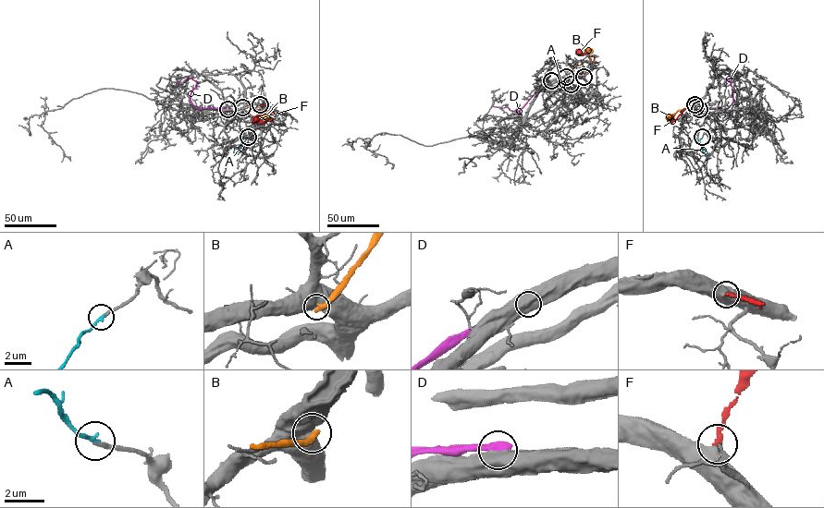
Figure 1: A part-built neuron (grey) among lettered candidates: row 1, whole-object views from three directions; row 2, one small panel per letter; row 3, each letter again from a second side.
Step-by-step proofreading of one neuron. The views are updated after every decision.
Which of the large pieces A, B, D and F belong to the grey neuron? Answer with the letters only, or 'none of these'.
F

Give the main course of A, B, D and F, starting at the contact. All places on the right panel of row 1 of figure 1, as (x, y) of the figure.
A: (702, 137), (700, 145), (707, 153), (700, 149)
B: (695, 107), (687, 106), (666, 118)
D: (699, 109), (727, 109), (731, 104), (732, 92), (730, 78), (724, 84)
F: (695, 104), (685, 108), (672, 121), (668, 118)

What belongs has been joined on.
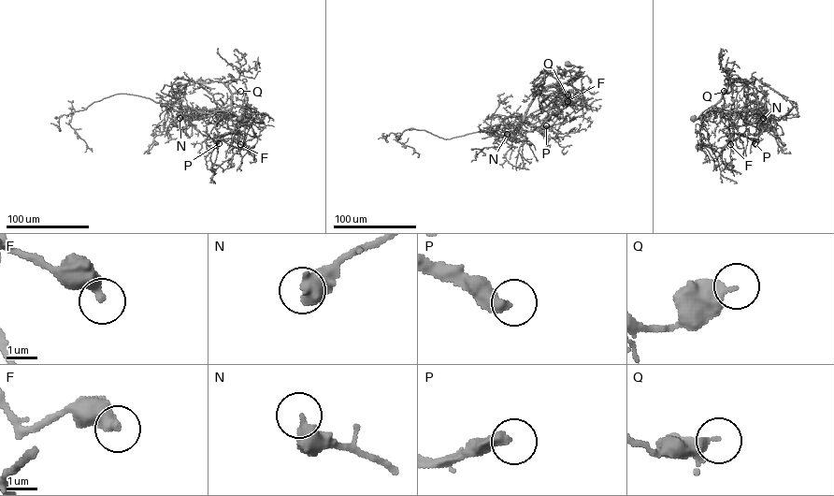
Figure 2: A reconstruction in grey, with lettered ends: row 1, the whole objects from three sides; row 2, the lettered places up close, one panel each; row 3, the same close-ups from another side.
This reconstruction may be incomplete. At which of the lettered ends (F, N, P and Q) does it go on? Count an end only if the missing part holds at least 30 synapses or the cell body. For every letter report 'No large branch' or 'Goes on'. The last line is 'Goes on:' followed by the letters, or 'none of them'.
F: No large branch
N: No large branch
P: Goes on
Q: No large branch
Goes on: P

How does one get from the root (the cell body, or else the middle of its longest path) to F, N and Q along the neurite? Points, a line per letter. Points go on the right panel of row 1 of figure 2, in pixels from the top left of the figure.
F: (694, 118), (696, 120), (709, 108), (722, 110), (733, 124), (734, 136), (730, 144)
N: (694, 118), (696, 120), (712, 106), (713, 110), (726, 113), (761, 109), (765, 114), (763, 118)
Q: (694, 118), (696, 120), (709, 108), (714, 107), (724, 91)

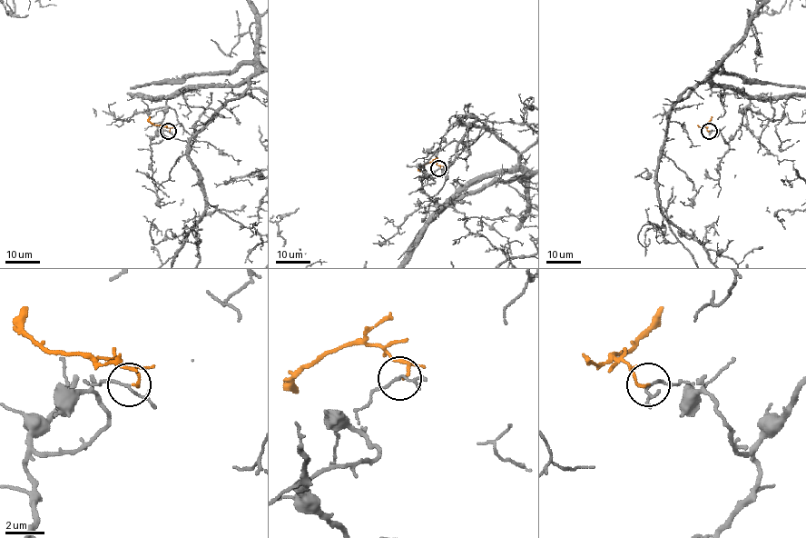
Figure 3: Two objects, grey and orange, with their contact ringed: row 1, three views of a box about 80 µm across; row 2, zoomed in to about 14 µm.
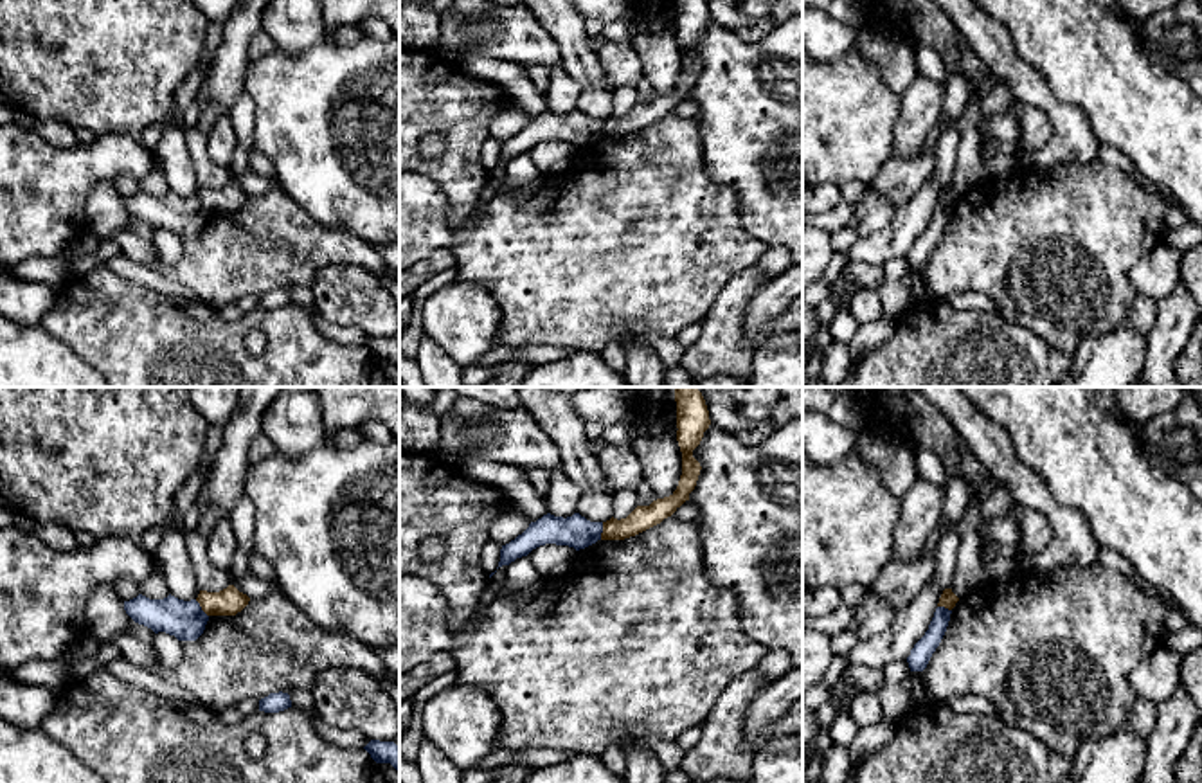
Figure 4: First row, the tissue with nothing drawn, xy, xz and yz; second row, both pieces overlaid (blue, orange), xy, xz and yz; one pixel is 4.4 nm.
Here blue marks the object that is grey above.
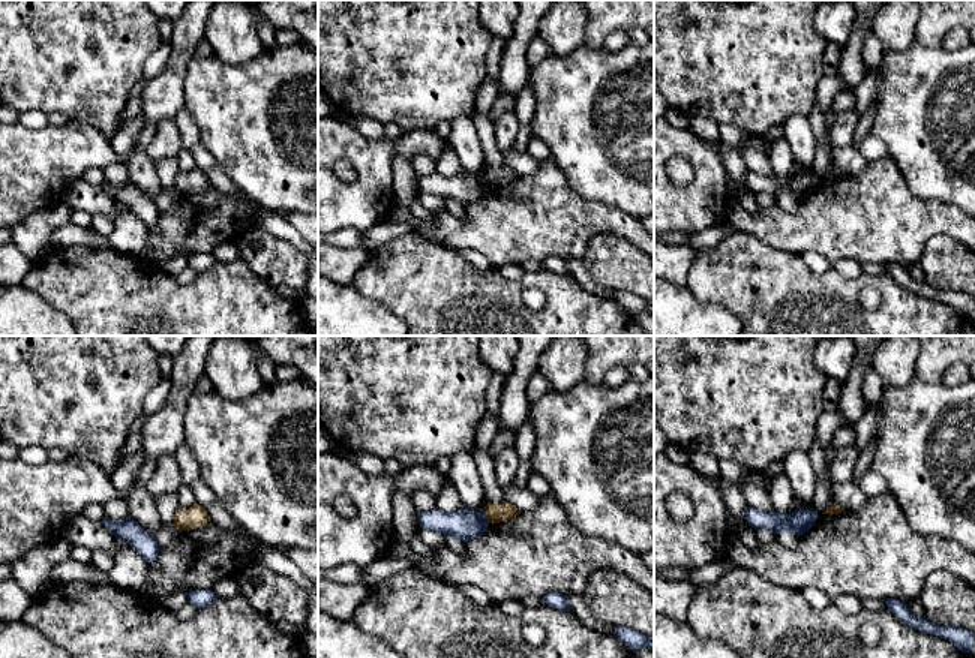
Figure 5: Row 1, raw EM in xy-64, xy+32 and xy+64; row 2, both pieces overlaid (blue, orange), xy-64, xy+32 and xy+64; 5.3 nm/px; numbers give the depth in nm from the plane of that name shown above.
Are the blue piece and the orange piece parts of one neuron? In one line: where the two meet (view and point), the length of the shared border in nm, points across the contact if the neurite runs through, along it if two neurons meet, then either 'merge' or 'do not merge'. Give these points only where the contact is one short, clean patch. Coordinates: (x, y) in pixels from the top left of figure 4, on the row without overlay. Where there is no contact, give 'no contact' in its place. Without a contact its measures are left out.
contact xz (601, 128); length 80 nm; border xz (603, 119), (600, 135); do not merge

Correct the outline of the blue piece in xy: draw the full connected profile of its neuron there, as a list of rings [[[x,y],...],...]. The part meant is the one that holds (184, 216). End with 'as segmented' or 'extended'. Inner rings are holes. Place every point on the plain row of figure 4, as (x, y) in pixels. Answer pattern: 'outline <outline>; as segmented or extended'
outline [[[142,191],[124,198],[126,211],[139,221],[151,225],[155,230],[166,229],[178,238],[196,238],[209,218],[196,196],[184,198],[175,193],[149,196]]]; as segmented

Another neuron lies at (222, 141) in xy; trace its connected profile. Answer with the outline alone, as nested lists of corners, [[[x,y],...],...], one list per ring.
[[[229,115],[220,117],[207,131],[207,151],[214,164],[230,167],[238,139]]]

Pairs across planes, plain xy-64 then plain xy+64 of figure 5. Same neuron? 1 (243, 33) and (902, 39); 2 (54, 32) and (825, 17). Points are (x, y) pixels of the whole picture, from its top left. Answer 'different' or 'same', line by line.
1: same
2: different

